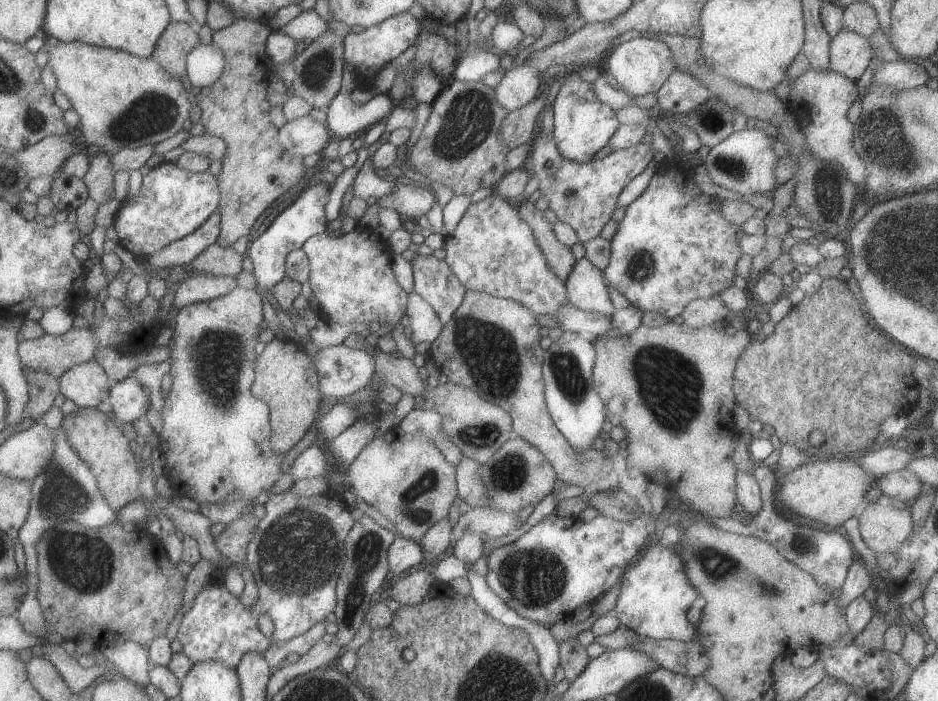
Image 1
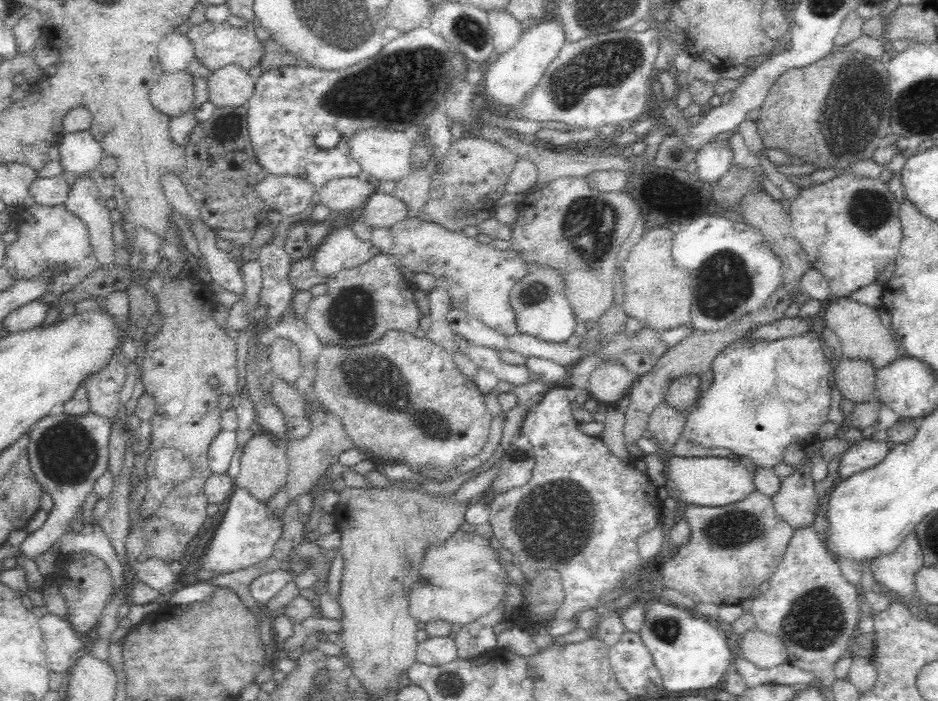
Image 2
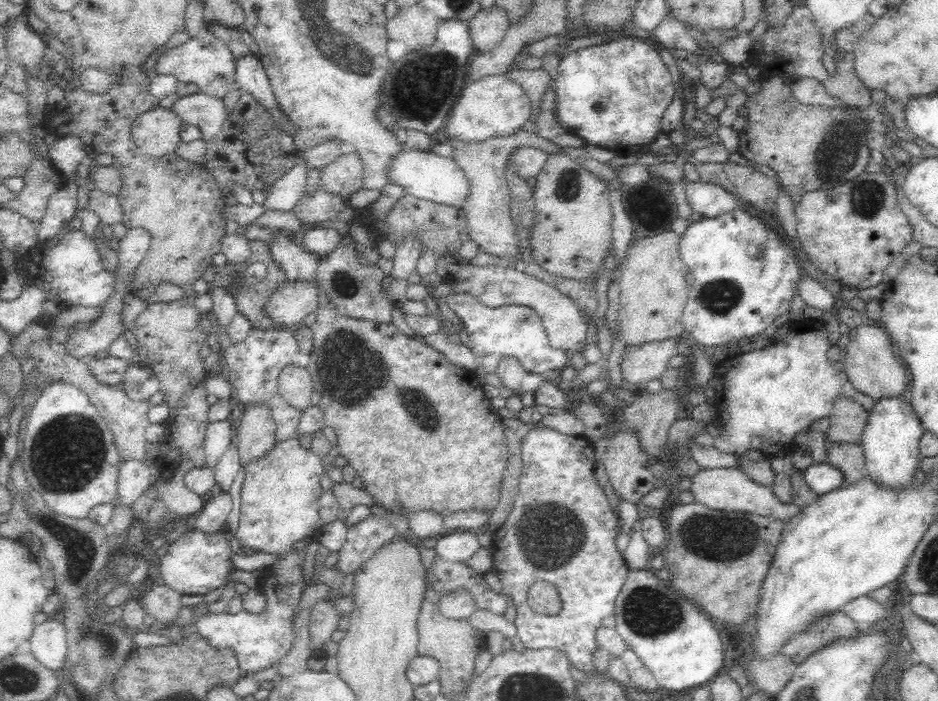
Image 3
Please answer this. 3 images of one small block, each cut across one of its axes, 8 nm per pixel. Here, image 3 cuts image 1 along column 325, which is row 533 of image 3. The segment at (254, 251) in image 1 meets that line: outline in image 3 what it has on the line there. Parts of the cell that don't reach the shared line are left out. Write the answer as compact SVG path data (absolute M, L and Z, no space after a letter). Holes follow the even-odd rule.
M190 529L167 545L167 551L160 554L159 574L156 579L174 591L185 594L205 595L212 590L223 588L228 576L233 571L229 556L232 554L226 544L225 534L228 529L220 530L212 536Z

